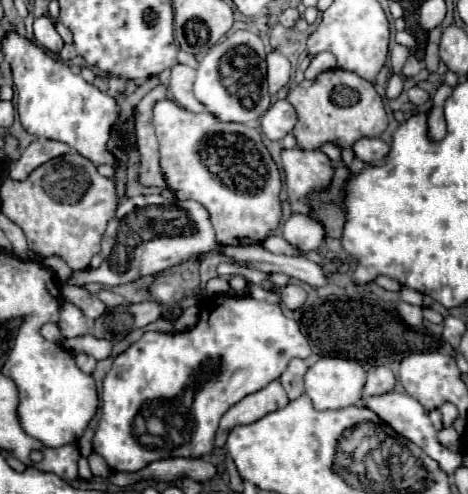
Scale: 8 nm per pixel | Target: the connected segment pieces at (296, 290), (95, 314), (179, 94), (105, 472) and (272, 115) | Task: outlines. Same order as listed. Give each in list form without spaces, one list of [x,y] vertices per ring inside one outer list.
[[[287,284],[283,290],[281,290],[281,302],[289,308],[289,310],[297,310],[305,304],[305,298],[307,298],[307,292],[297,286],[297,284]]]
[[[65,286],[63,298],[71,300],[77,308],[81,308],[81,312],[87,318],[95,320],[95,318],[99,318],[105,312],[105,304],[97,296],[89,294],[85,288],[79,288],[79,286]]]
[[[177,64],[171,68],[171,80],[169,80],[171,98],[179,106],[183,106],[191,112],[201,112],[203,104],[199,100],[195,100],[195,96],[193,96],[193,82],[195,82],[195,70],[193,68],[183,66],[183,64]]]
[[[93,452],[91,456],[89,456],[89,466],[91,466],[91,472],[95,474],[95,476],[103,476],[103,478],[107,478],[109,476],[109,466],[107,466],[107,462],[97,454],[97,452]]]
[[[277,100],[261,116],[261,130],[269,140],[283,140],[295,126],[295,108],[287,100]]]

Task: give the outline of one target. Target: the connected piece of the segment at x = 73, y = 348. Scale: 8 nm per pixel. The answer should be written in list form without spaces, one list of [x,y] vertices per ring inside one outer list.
[[[91,334],[63,340],[63,348],[69,350],[71,354],[89,354],[95,360],[105,360],[111,354],[111,346],[113,344],[109,340],[99,340]]]

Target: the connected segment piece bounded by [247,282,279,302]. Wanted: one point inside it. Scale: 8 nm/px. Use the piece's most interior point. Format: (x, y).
(259, 292)

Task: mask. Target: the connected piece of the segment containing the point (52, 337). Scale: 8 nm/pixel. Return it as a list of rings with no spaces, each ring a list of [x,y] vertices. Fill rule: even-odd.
[[[43,324],[41,336],[43,336],[45,340],[49,340],[49,342],[61,342],[61,340],[63,340],[63,336],[61,336],[57,324]]]

